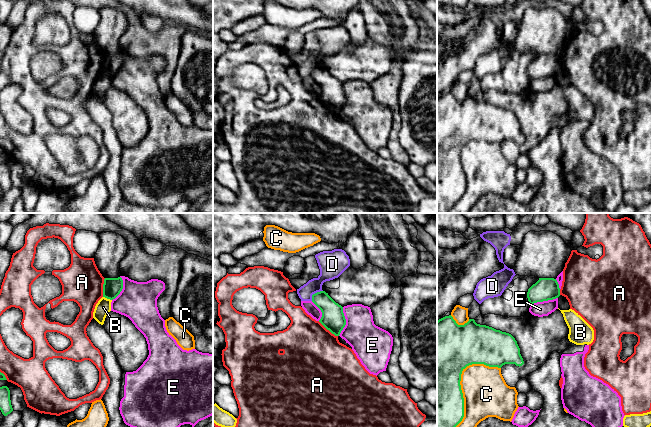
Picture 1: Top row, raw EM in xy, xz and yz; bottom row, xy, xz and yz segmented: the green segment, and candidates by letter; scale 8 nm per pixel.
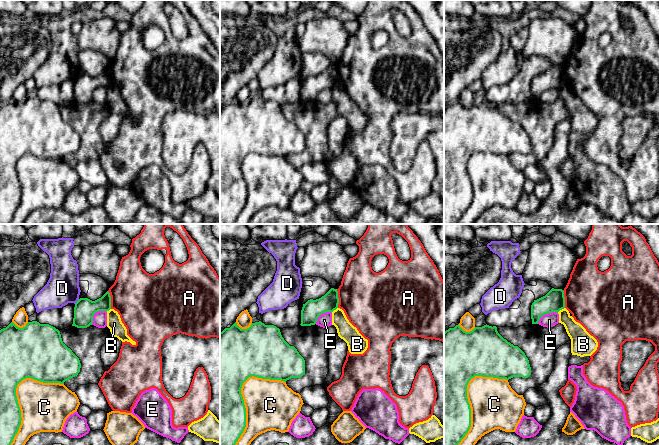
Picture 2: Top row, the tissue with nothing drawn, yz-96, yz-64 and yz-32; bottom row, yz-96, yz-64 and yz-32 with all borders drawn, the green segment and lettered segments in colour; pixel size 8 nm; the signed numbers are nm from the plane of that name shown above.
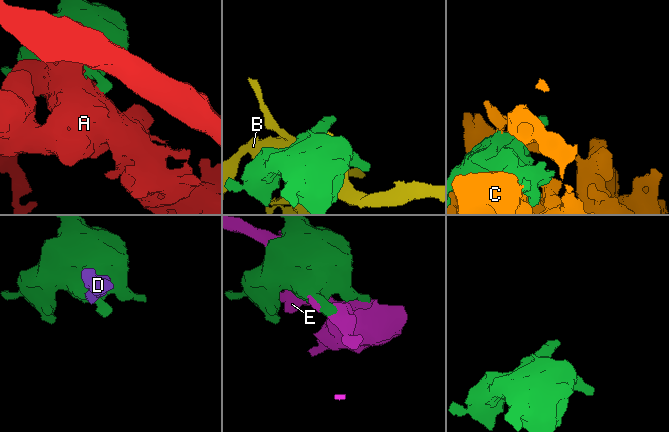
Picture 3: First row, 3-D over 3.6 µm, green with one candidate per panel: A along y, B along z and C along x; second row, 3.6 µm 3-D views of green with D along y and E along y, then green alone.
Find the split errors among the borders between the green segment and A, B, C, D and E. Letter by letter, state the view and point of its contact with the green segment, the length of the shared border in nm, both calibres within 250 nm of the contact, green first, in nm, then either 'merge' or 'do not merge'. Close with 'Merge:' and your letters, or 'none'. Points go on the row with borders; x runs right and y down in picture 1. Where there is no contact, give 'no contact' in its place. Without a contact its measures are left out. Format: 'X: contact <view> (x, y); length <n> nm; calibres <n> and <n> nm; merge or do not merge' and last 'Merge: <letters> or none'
A: contact xz (328, 329); length 200 nm; calibres 190 and 480 nm; do not merge
B: contact xy (107, 298); length 80 nm; calibres 150 and 120 nm; do not merge
C: contact yz (460, 380); length 600 nm; calibres 440 and 360 nm; do not merge
D: contact xz (315, 293); length 130 nm; calibres 180 and 190 nm; do not merge
E: contact xz (345, 321); length 240 nm; calibres 190 and 280 nm; do not merge
Merge: none

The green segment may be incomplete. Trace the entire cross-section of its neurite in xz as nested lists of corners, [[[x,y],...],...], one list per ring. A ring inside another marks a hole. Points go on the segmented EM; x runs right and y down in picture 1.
[[[325,291],[313,294],[312,302],[322,312],[319,322],[332,334],[339,336],[346,325],[343,307],[336,303]]]

